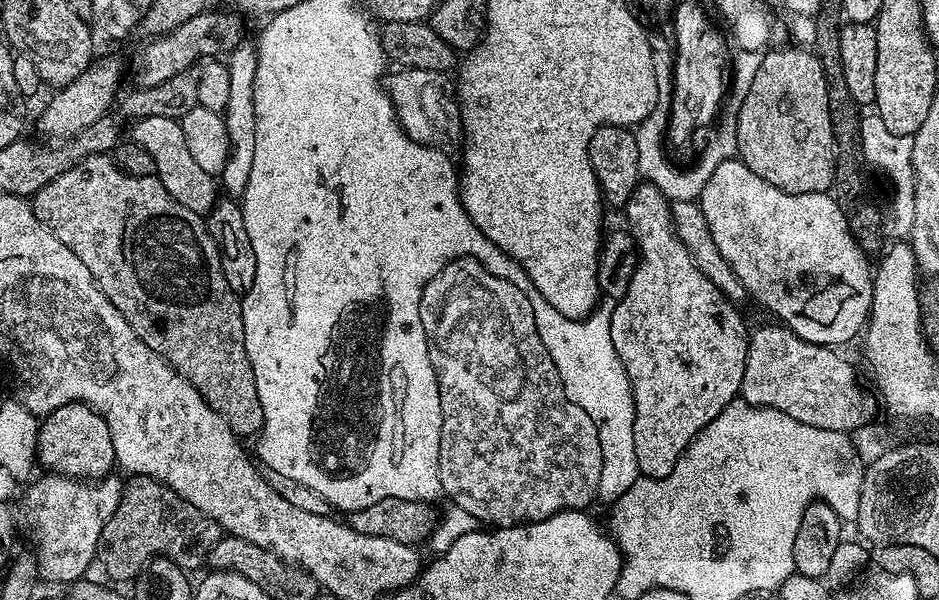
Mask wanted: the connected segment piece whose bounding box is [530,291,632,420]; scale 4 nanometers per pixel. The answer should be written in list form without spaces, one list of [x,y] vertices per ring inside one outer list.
[[[533,291],[530,296],[536,329],[542,338],[542,346],[550,354],[558,374],[562,378],[562,386],[570,398],[592,420],[608,420],[608,416],[624,416],[624,392],[631,392],[630,382],[624,384],[627,376],[618,354],[614,350],[614,342],[610,338],[610,322],[613,305],[601,303],[589,316],[582,320],[571,320],[566,314],[558,314],[542,294]]]

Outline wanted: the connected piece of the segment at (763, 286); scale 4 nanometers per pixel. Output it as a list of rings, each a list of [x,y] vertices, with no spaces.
[[[733,158],[721,162],[710,174],[698,203],[722,258],[738,274],[745,293],[765,304],[781,325],[806,342],[829,346],[841,346],[865,331],[872,310],[874,268],[868,265],[869,257],[852,236],[847,218],[832,194],[786,194],[778,186],[770,186],[766,178],[758,178],[739,158]]]

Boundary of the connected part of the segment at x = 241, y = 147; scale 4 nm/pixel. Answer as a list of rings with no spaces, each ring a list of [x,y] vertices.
[[[242,42],[227,53],[226,63],[230,70],[230,102],[226,102],[223,118],[226,122],[226,134],[230,138],[230,150],[226,166],[218,173],[219,183],[229,197],[243,197],[246,182],[250,182],[250,169],[254,167],[254,74],[256,73],[256,50],[251,43]]]

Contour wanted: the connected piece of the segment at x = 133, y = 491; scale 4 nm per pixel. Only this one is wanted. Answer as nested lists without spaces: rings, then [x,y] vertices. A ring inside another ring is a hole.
[[[132,476],[125,483],[124,493],[118,502],[118,510],[102,526],[102,538],[98,538],[98,550],[96,560],[104,567],[104,572],[112,580],[128,580],[140,575],[144,571],[149,560],[163,557],[165,560],[173,560],[178,567],[185,570],[193,570],[199,564],[203,565],[207,561],[210,550],[220,541],[222,529],[198,506],[190,506],[181,496],[177,496],[174,490],[170,490],[166,485],[158,483],[149,476]]]

